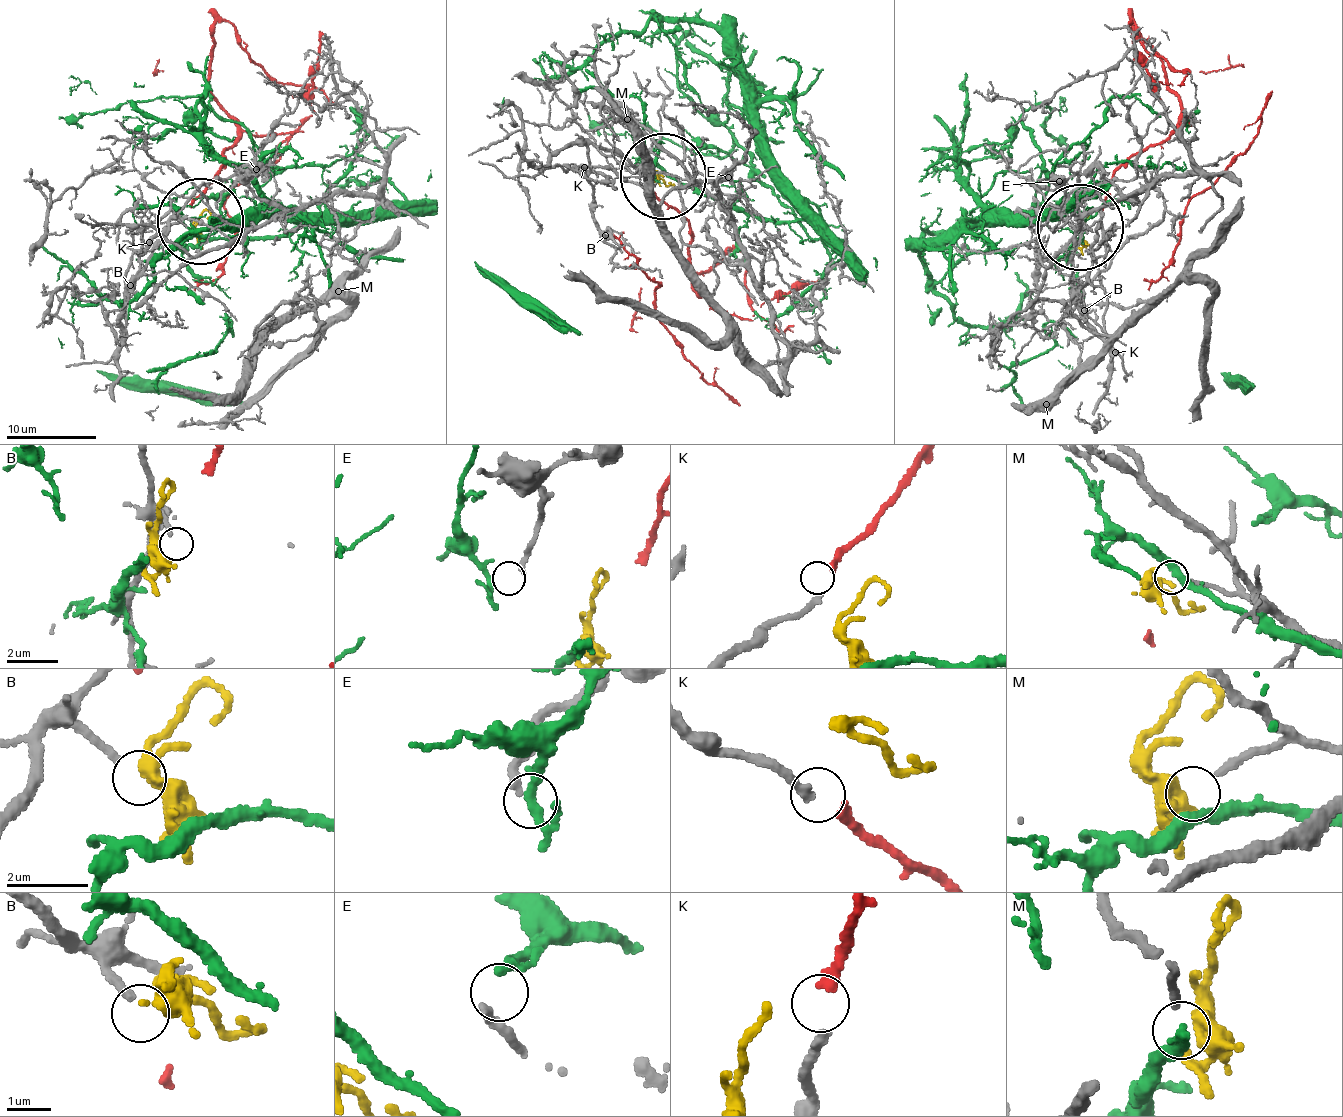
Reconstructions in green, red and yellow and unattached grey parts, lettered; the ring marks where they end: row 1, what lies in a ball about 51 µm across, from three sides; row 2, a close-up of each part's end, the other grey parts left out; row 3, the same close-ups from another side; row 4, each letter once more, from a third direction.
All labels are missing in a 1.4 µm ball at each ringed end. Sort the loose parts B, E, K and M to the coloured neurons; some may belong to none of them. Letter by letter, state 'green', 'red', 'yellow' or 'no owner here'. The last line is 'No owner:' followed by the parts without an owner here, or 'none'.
B: no owner here
E: no owner here
K: red
M: yellow
No owner: B, E

